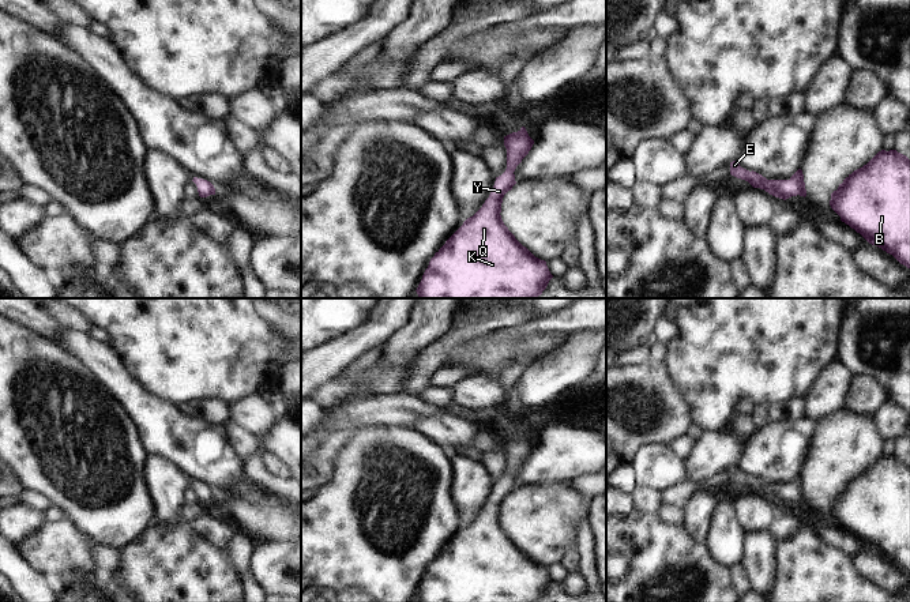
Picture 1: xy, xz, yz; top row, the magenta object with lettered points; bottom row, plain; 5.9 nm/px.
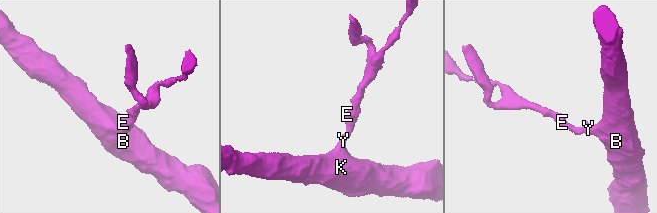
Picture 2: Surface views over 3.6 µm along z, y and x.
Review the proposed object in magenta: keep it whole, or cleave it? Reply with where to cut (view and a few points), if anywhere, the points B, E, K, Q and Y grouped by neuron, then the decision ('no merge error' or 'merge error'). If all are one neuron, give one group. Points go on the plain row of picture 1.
no cut | B E K Q Y | no merge error

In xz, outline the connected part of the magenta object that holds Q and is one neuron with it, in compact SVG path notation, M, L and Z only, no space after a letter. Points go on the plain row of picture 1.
M524 432L504 441L507 474L496 482L482 512L445 546L430 564L417 592L418 602L538 602L553 583L546 567L535 563L508 535L501 524L504 500L516 489L515 474L529 459L534 445Z

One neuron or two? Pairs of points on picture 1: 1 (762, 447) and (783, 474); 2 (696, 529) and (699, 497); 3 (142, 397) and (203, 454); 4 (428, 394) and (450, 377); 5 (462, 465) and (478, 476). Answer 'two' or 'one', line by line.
1: one
2: one
3: one
4: one
5: one

